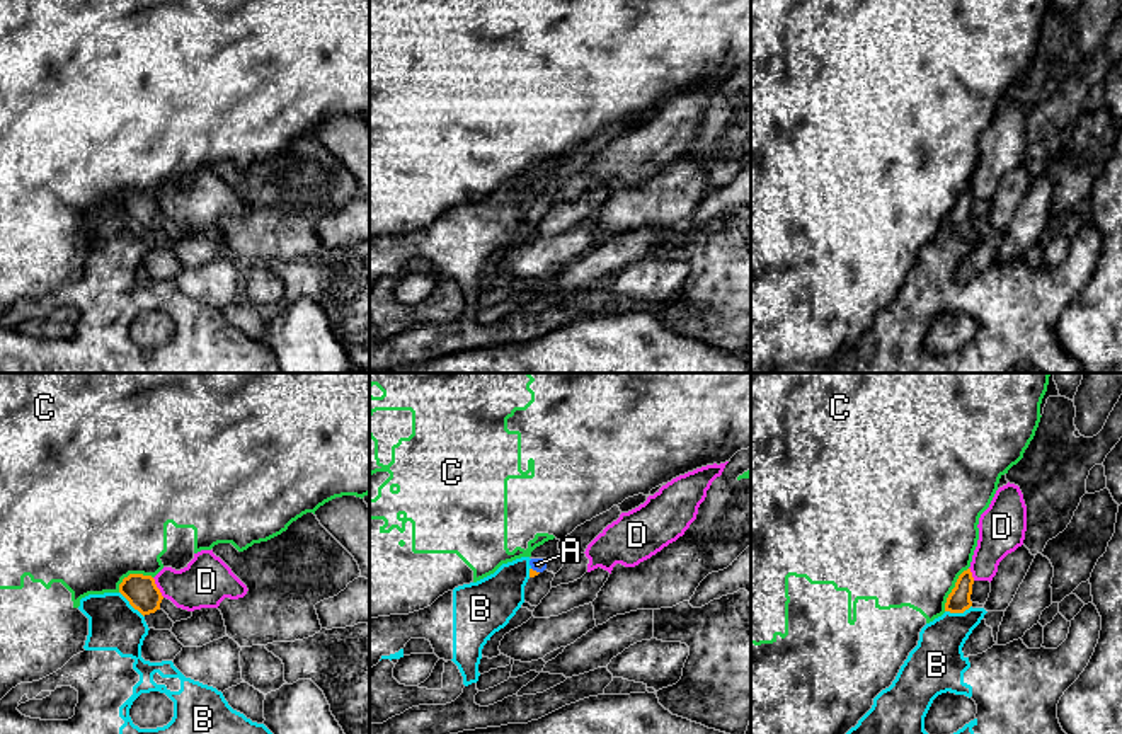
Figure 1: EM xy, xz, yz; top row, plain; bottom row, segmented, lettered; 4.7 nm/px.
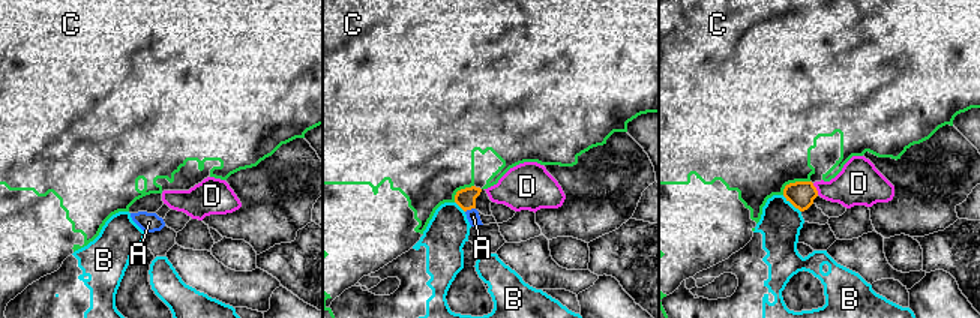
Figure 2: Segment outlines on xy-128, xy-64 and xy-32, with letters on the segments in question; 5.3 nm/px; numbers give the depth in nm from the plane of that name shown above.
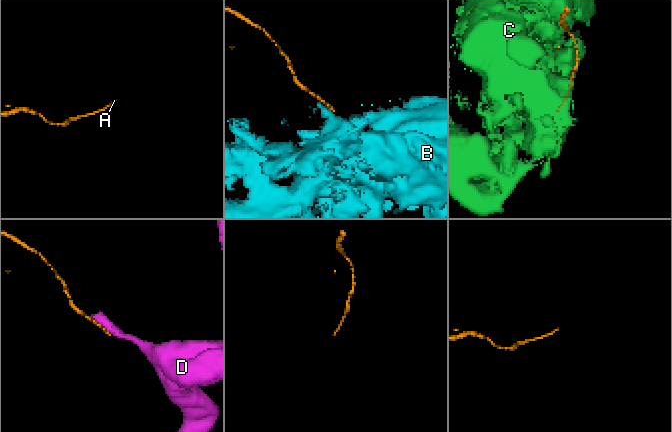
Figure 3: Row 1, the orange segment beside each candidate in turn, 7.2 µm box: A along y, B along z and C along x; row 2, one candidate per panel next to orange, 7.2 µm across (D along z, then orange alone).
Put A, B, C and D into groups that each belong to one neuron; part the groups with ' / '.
A / B / C / D

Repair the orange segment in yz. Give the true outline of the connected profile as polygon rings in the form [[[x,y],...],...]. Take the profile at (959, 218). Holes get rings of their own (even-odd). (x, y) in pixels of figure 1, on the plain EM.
[[[967,187],[959,194],[955,206],[948,213],[945,221],[945,230],[964,232],[965,228],[969,228],[972,225],[970,220],[972,203],[974,203],[974,196],[970,187]]]

